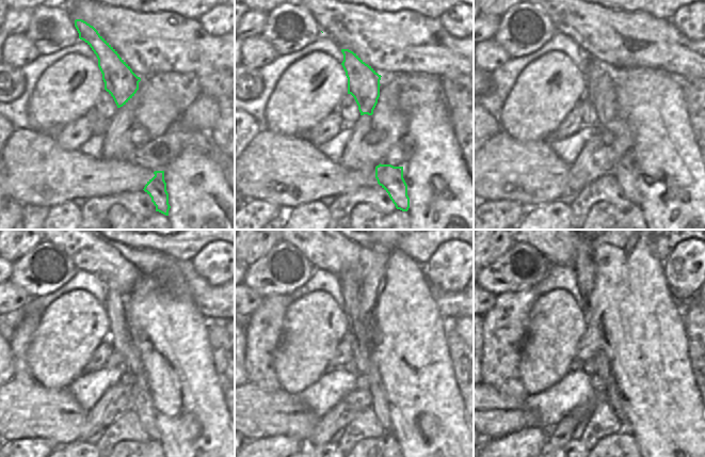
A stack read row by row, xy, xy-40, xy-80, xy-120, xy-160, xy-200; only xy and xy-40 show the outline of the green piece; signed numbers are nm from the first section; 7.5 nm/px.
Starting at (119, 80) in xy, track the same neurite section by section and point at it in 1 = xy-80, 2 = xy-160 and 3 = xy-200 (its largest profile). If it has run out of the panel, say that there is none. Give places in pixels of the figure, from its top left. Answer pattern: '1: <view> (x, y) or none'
1: xy-80 (599, 87)
2: xy-160 (381, 408)
3: xy-200 (613, 392)

